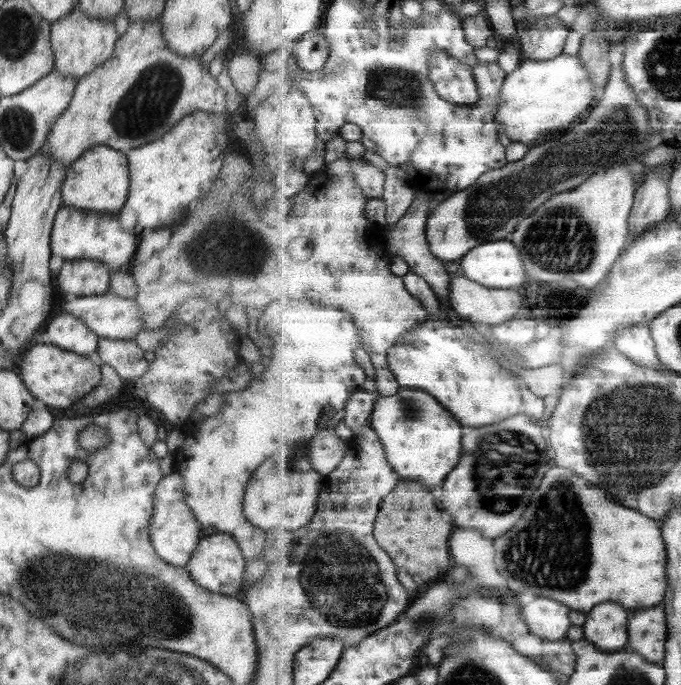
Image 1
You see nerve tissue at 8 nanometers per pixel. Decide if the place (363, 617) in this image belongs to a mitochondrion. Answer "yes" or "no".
yes

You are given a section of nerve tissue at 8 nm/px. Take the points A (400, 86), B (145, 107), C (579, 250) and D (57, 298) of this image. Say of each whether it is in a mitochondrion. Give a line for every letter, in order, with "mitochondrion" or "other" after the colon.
A: mitochondrion
B: mitochondrion
C: mitochondrion
D: other

